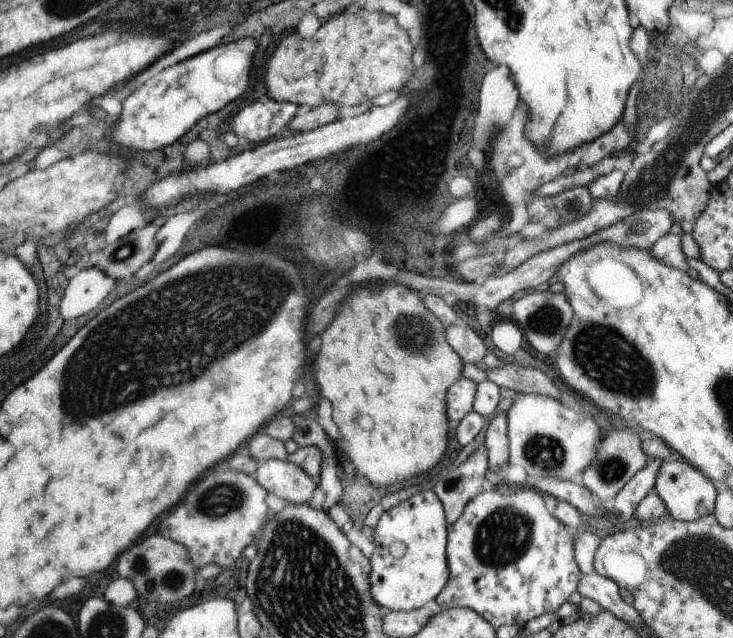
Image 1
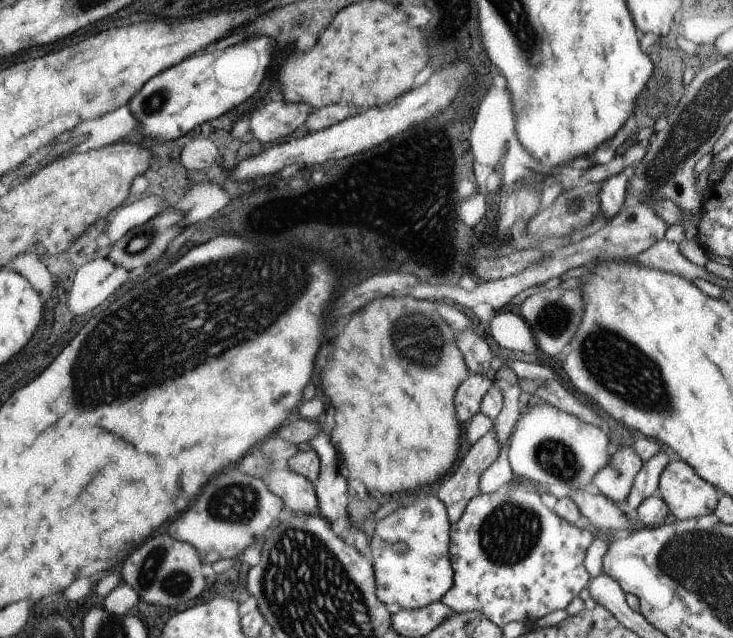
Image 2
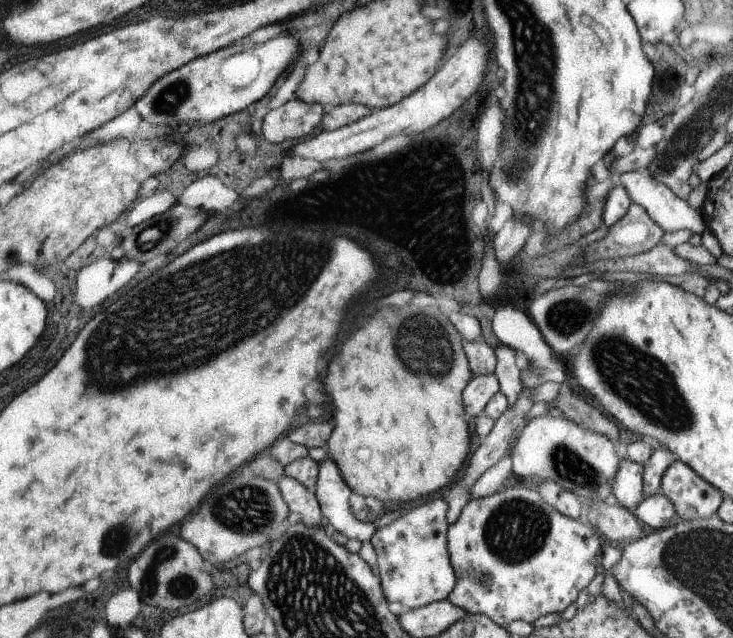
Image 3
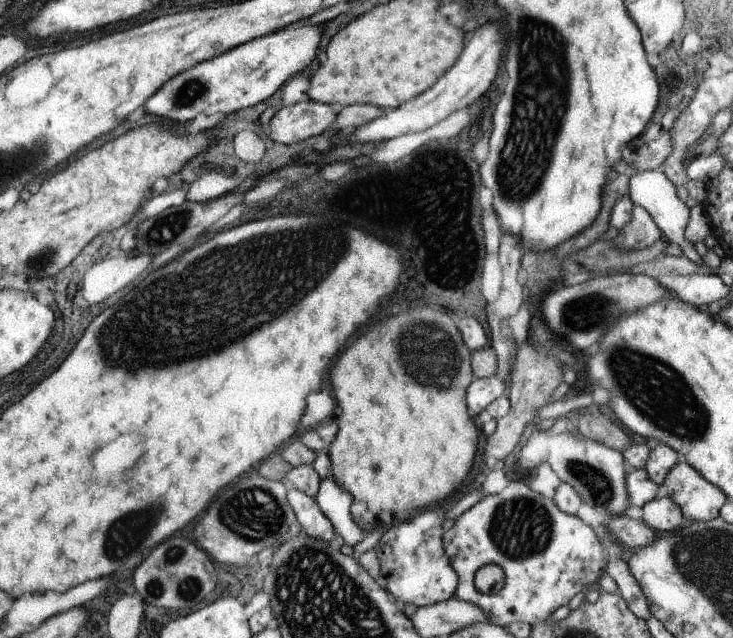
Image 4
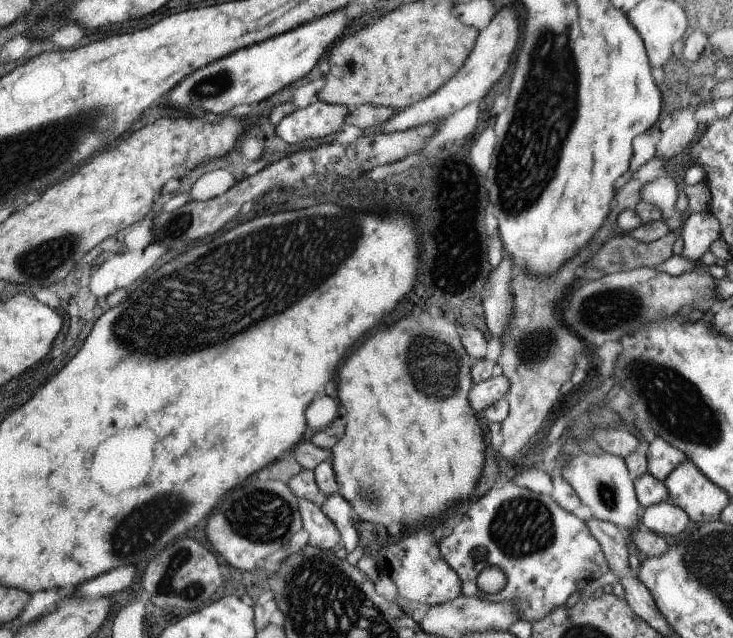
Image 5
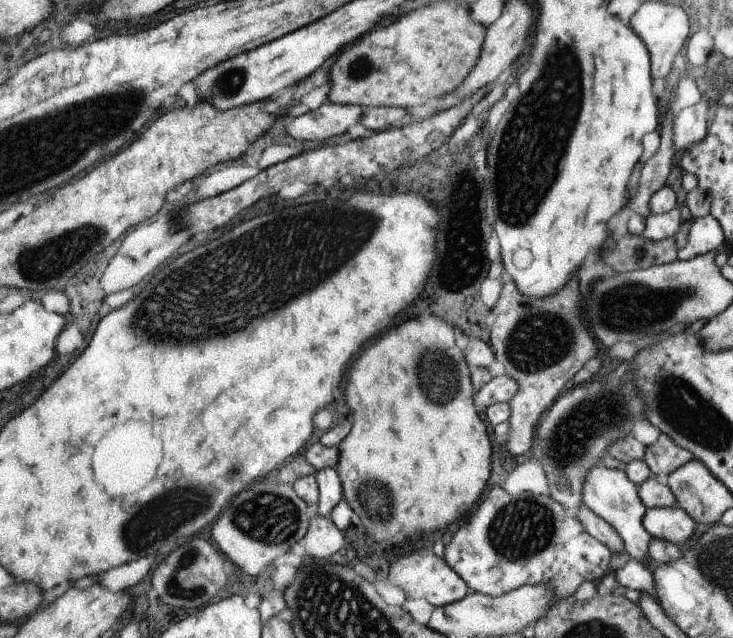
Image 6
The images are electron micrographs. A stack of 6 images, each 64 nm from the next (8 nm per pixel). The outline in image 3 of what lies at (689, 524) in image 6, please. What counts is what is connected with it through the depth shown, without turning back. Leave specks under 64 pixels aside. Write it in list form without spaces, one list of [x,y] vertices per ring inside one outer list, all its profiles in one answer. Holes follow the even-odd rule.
[[[657,494],[657,496],[649,496],[633,508],[635,510],[635,516],[641,524],[645,526],[651,526],[651,528],[665,528],[667,524],[673,524],[677,520],[677,514],[673,510],[673,502],[669,502],[669,498]]]

